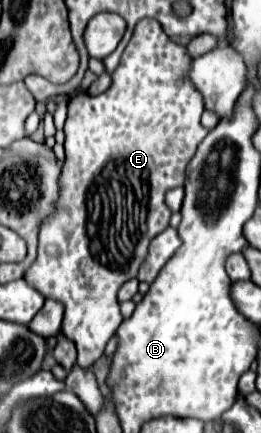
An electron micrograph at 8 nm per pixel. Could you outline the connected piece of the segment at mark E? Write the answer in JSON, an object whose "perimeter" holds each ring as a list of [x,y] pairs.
{"perimeter":[[[145,18],[135,26],[133,38],[127,44],[119,66],[115,68],[115,72],[111,74],[113,82],[109,86],[109,90],[105,90],[99,96],[89,96],[87,92],[81,92],[77,96],[73,96],[69,100],[69,112],[67,112],[67,122],[65,122],[65,162],[63,162],[63,170],[59,176],[59,198],[55,202],[55,210],[41,222],[39,226],[39,248],[37,248],[37,260],[29,266],[29,270],[23,274],[23,278],[35,288],[39,290],[39,294],[43,294],[45,298],[53,298],[57,302],[63,302],[65,308],[65,316],[63,316],[63,326],[61,326],[61,334],[71,340],[77,348],[77,364],[83,368],[89,368],[95,360],[99,360],[103,356],[103,350],[109,342],[109,338],[117,332],[123,316],[119,312],[119,302],[117,302],[117,290],[131,278],[137,276],[137,270],[143,262],[143,256],[147,256],[147,246],[149,242],[163,232],[169,226],[169,218],[171,218],[171,210],[167,210],[165,204],[165,192],[175,188],[175,186],[183,186],[183,178],[185,178],[185,168],[187,162],[193,158],[199,142],[207,136],[209,130],[205,130],[201,126],[201,114],[203,114],[203,96],[189,84],[187,78],[187,70],[189,70],[189,62],[191,58],[187,56],[185,48],[171,42],[165,32],[161,30],[161,26],[151,20]]]}

